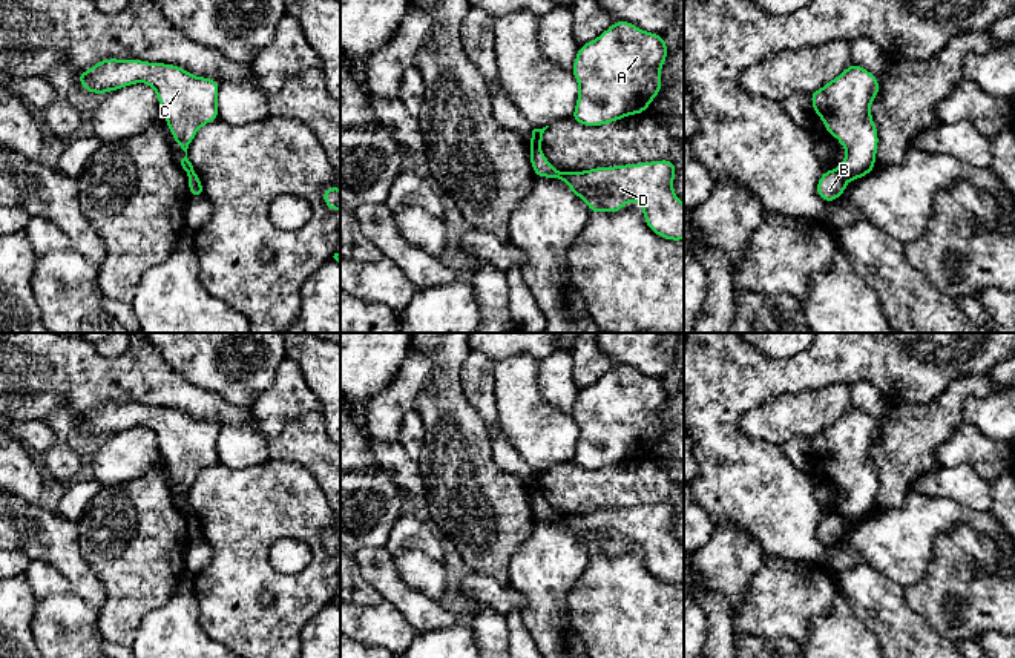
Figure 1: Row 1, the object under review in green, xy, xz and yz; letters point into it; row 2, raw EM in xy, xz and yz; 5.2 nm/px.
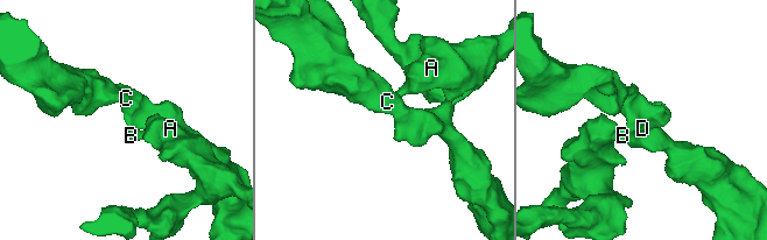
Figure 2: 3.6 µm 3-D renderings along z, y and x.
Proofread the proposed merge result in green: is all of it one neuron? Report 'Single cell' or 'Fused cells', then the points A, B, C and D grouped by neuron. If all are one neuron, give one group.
Fused cells. Groups: A B / C D

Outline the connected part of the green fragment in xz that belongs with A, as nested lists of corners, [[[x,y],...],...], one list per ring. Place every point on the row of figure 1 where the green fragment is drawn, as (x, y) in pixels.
[[[626,20],[615,21],[595,40],[583,43],[570,69],[580,92],[569,120],[595,127],[645,112],[664,84],[659,69],[668,52],[662,34],[645,32]]]

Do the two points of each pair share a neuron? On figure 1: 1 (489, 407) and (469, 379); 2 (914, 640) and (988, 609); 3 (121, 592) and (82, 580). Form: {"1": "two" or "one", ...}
{"1": "one", "2": "two", "3": "two"}

